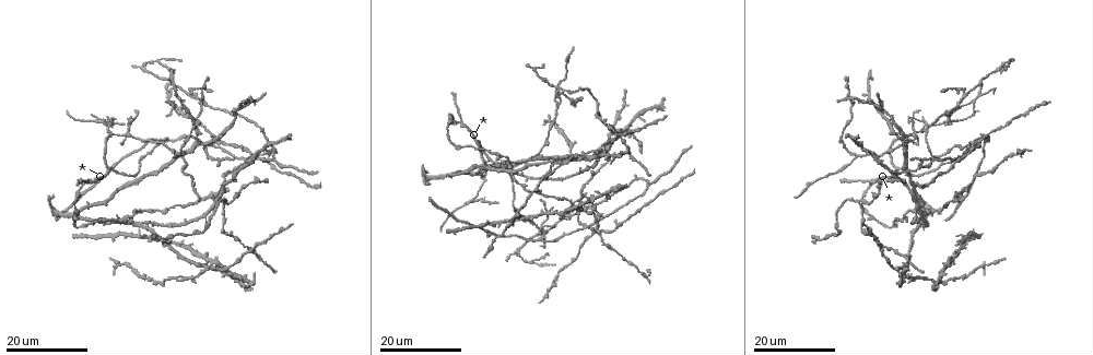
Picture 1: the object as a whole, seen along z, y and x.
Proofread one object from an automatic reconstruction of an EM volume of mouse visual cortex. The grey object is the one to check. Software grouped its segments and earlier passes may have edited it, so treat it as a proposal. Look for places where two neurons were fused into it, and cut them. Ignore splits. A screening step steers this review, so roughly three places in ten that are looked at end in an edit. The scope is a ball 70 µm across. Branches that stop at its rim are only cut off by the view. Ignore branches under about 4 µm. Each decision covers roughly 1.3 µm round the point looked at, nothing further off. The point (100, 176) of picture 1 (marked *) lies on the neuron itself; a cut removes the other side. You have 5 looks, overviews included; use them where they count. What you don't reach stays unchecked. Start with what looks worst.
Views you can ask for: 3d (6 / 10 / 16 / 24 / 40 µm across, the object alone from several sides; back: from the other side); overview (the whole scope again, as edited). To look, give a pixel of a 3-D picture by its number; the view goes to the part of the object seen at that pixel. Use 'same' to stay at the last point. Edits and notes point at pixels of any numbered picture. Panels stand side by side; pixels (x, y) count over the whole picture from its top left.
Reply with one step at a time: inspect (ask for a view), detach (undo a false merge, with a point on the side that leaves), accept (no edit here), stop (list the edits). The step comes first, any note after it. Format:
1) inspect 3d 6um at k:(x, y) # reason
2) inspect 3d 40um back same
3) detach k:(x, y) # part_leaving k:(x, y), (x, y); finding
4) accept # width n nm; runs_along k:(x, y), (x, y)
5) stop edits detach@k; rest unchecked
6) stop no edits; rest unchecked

inspect 3d 16um at 1:(596, 110) # three arms meet

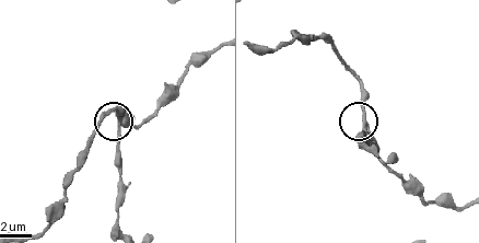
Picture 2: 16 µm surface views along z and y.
inspect 3d 10um at 2:(366, 122)

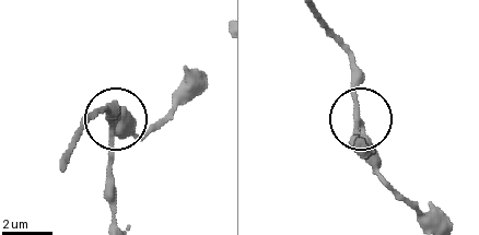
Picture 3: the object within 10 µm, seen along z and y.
accept # arms 3; all the same neuron

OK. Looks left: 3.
inspect 3d 24um at 1:(543, 228) # three arms meet

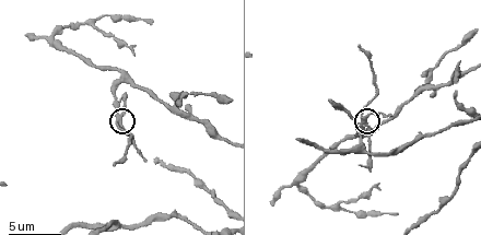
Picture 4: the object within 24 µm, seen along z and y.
inspect 3d 6um at 4:(366, 124)

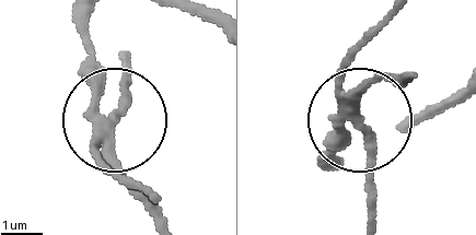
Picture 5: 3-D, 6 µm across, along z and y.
detach 5:(103, 166) # width 210 nm; part_leaving 5:(101, 131), (112, 169), (142, 190); two neurons meet here

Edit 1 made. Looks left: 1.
stop edits detach@5; rest unchecked

